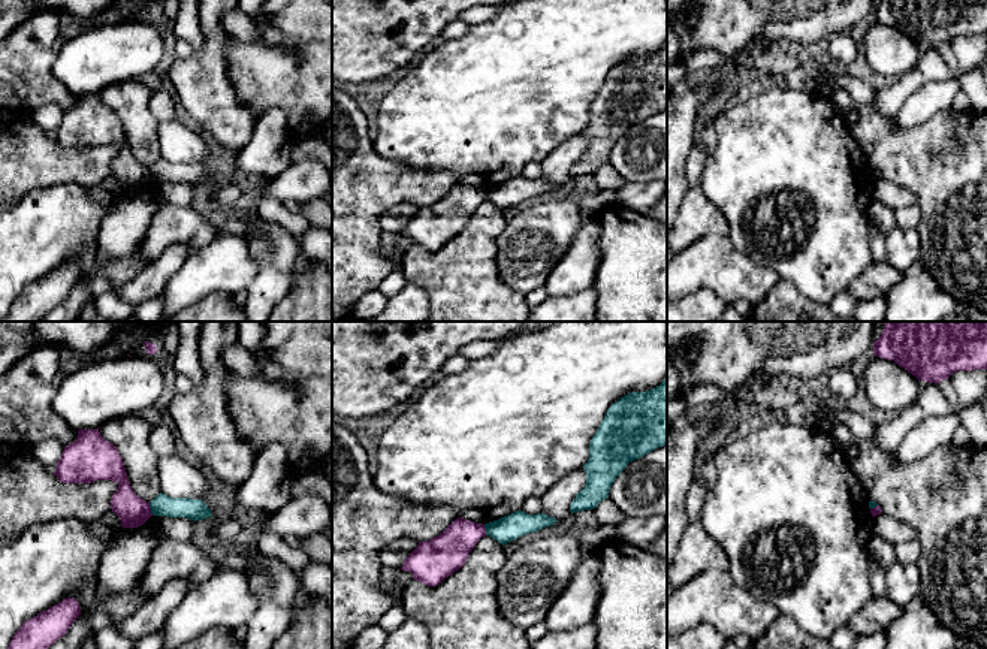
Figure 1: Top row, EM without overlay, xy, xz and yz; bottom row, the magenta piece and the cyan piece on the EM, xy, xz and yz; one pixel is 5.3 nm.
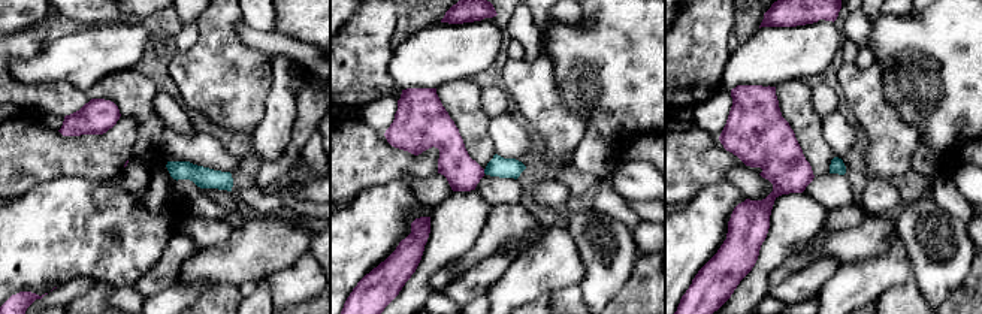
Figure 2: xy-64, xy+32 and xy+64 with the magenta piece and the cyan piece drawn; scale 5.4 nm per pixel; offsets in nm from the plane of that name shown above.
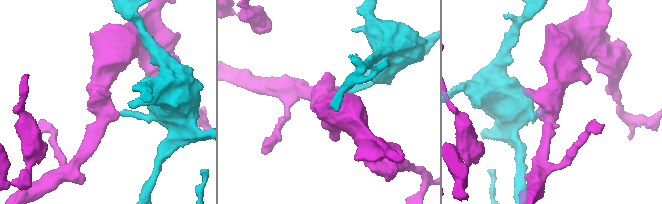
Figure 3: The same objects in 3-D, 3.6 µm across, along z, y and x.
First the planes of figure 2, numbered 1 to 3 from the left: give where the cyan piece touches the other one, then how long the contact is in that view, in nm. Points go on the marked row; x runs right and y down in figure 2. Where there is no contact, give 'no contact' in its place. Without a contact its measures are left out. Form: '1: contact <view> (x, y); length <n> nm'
1: no contact
2: contact xy+32 (483, 171); length 30 nm
3: no contact

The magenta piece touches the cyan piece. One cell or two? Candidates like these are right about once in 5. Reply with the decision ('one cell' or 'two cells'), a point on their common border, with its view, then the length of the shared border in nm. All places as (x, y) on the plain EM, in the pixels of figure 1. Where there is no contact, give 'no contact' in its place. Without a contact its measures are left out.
two cells; contact xy (150, 174); length 70 nm

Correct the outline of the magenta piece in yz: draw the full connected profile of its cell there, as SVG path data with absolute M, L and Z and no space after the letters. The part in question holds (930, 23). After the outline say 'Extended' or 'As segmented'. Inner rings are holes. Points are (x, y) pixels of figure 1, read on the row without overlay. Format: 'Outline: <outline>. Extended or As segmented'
Outline: M881 0L873 19L894 25L918 46L939 49L957 36L987 34L987 0Z. As segmented

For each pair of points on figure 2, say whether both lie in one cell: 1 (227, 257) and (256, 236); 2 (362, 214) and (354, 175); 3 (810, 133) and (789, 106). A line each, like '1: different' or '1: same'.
1: same
2: different
3: same

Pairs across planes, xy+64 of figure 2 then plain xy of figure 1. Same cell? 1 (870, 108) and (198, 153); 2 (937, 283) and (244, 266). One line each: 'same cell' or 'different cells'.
1: different cells
2: different cells

